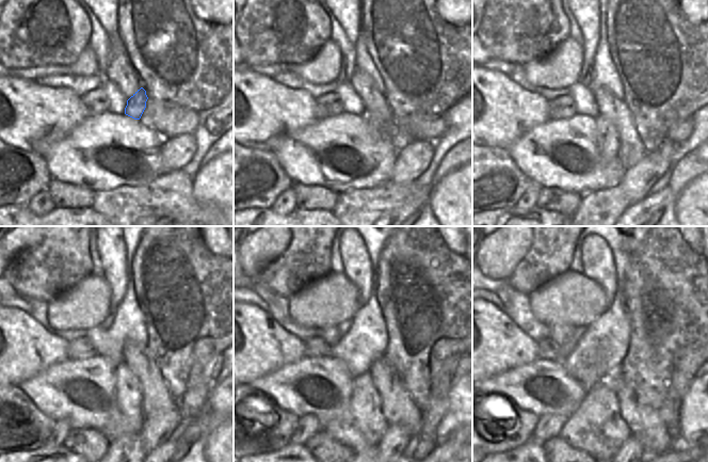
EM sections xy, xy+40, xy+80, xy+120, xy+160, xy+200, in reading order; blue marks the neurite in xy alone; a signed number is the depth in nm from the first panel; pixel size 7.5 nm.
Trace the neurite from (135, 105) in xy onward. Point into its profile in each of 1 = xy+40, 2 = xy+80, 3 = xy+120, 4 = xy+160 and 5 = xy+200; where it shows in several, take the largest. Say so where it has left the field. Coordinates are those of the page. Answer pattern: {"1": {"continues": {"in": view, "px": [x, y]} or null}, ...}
{"1": {"continues": {"in": "xy+40", "px": [370, 118]}}, "2": {"continues": {"in": "xy+80", "px": [607, 139]}}, "3": {"continues": {"in": "xy+120", "px": [129, 419]}}, "4": {"continues": {"in": "xy+160", "px": [363, 426]}}, "5": {"continues": {"in": "xy+200", "px": [597, 427]}}}

